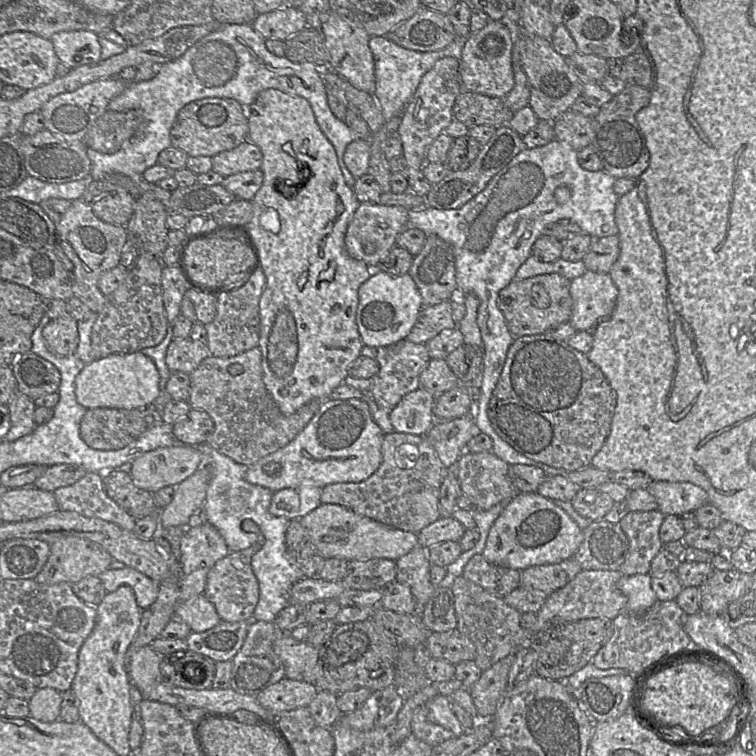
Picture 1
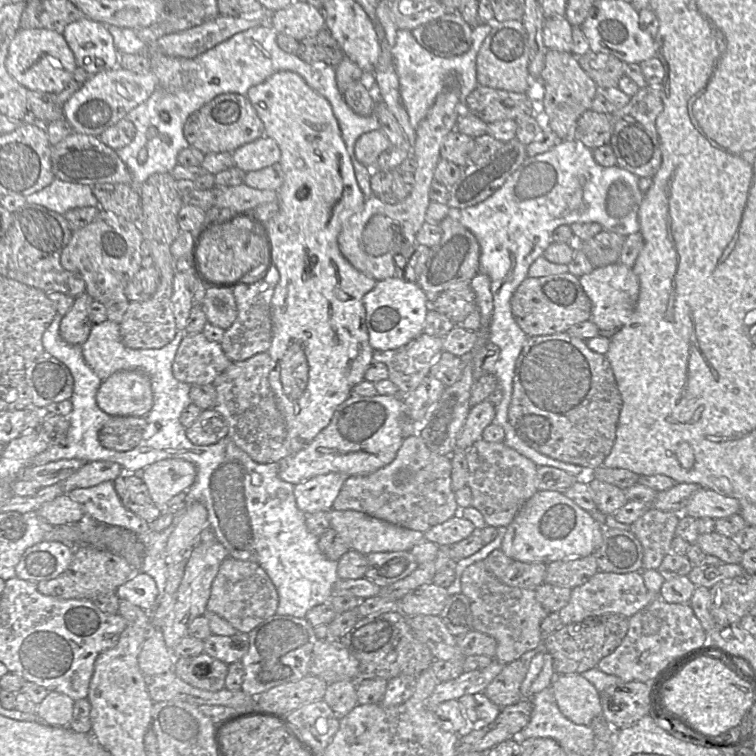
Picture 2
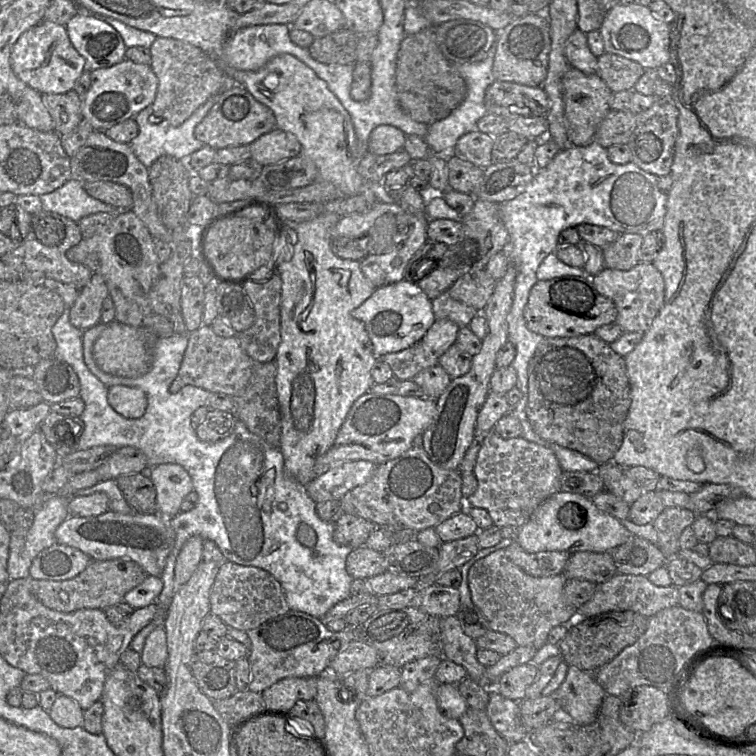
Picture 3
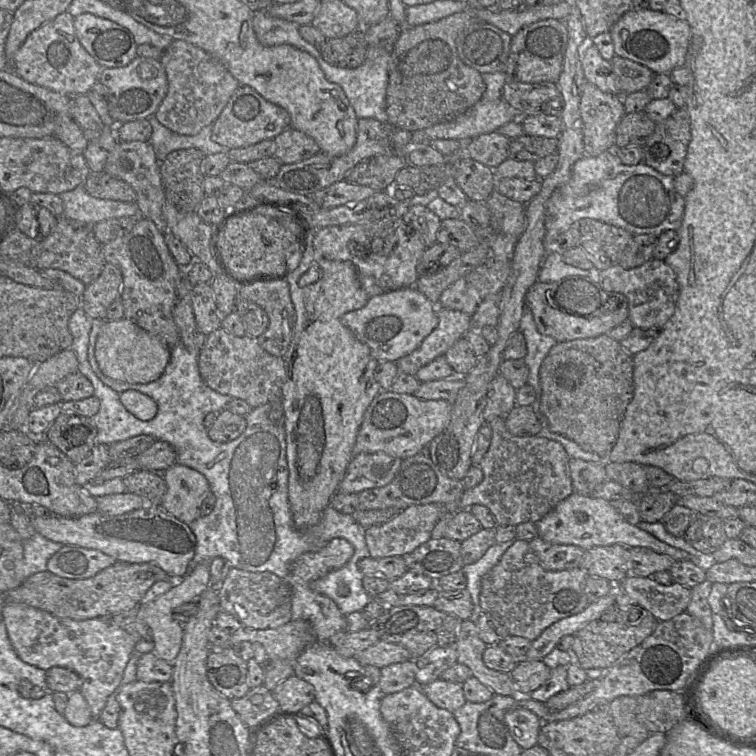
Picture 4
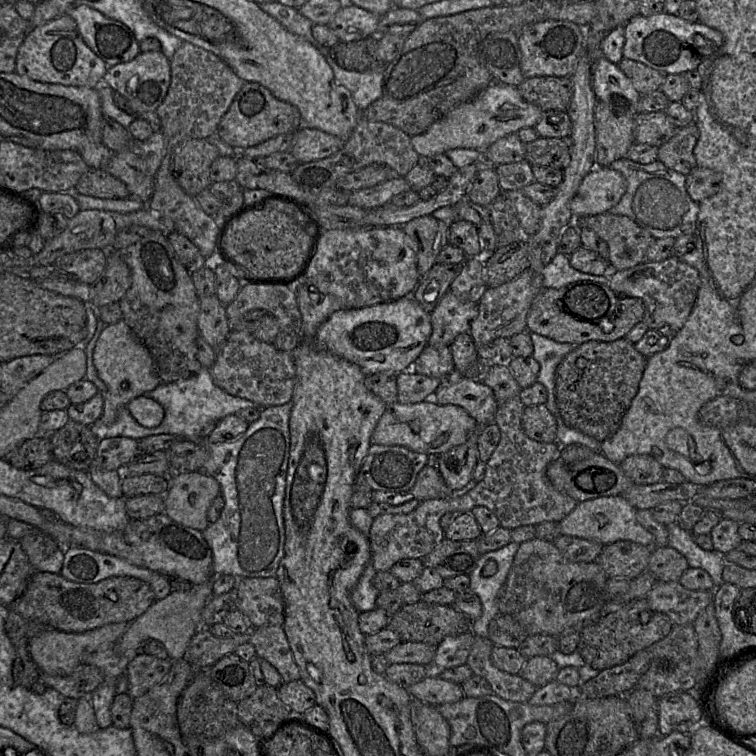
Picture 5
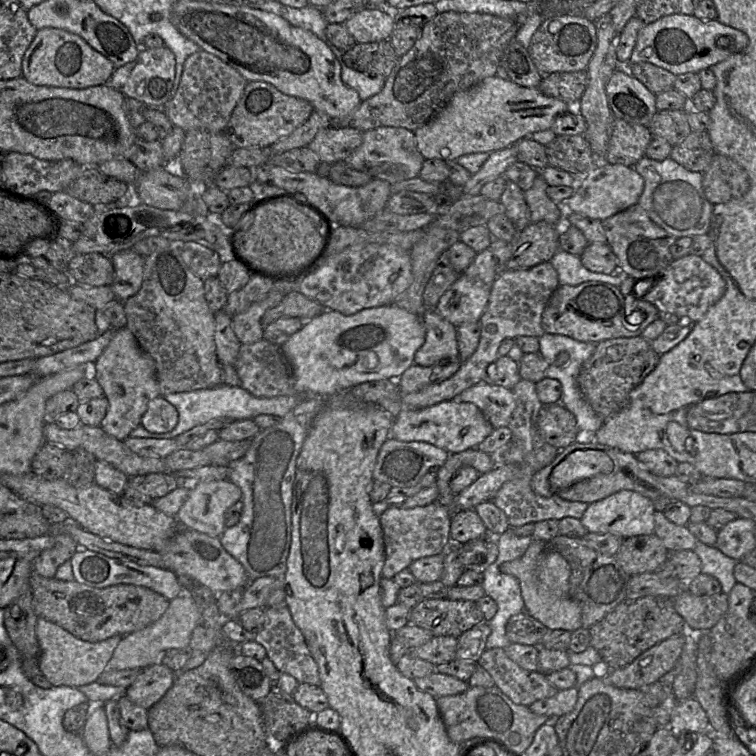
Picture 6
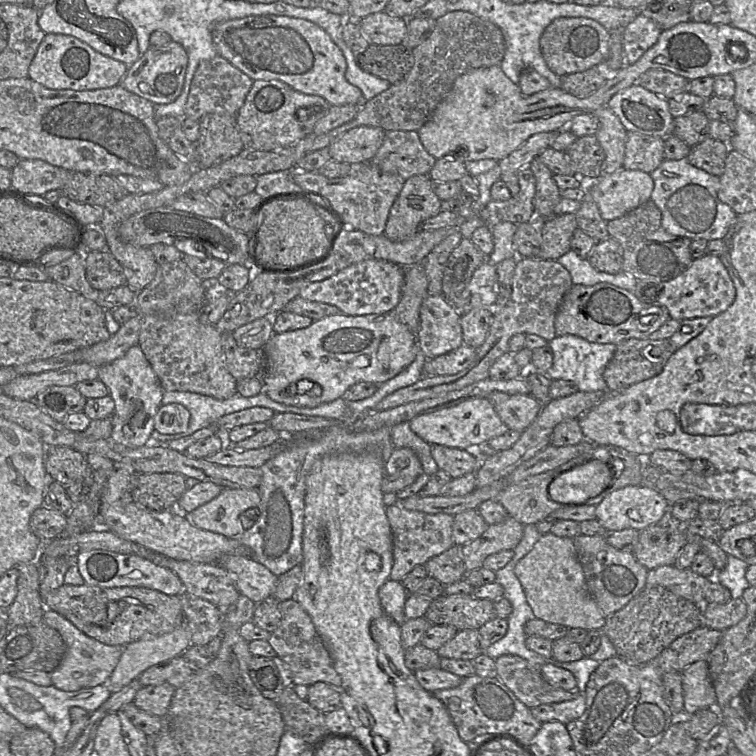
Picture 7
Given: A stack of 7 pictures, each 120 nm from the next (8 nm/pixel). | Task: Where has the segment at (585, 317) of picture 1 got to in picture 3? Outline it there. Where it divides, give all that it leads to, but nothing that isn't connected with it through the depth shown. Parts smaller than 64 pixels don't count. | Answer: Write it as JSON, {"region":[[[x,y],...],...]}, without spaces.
{"region":[[[639,262],[630,270],[604,268],[592,275],[595,289],[614,303],[617,310],[615,323],[623,331],[645,332],[664,304],[665,284],[661,273],[649,262]]]}

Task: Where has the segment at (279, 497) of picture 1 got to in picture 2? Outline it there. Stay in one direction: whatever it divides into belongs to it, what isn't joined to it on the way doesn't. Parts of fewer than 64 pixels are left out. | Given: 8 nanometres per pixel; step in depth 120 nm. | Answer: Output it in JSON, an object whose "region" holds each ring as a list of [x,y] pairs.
{"region":[[[331,472],[294,485],[294,497],[299,510],[304,513],[330,511],[348,476]]]}

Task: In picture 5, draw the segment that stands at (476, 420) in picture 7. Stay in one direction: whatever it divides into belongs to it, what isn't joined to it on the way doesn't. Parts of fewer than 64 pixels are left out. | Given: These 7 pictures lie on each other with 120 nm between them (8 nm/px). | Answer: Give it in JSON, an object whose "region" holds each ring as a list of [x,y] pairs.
{"region":[[[433,400],[415,404],[396,402],[386,406],[373,431],[371,443],[403,446],[418,453],[439,455],[466,442],[478,427],[477,421],[457,405],[440,405]]]}

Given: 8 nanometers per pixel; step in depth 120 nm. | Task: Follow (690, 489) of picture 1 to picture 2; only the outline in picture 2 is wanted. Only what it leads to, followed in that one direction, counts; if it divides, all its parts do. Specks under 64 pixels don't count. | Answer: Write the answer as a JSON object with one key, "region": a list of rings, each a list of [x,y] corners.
{"region":[[[700,488],[690,496],[682,514],[696,519],[718,519],[738,514],[739,511],[740,504],[737,499],[708,488]]]}

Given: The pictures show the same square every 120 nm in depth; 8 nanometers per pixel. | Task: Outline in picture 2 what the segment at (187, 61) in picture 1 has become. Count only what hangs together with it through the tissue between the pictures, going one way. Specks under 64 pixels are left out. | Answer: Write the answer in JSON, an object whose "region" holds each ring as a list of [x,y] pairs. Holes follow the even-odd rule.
{"region":[[[270,25],[253,27],[234,35],[194,58],[196,70],[191,71],[187,86],[176,92],[168,92],[157,87],[146,101],[132,109],[124,117],[134,124],[136,133],[129,145],[116,150],[116,152],[130,170],[133,179],[132,185],[137,190],[152,174],[171,172],[177,165],[178,153],[182,149],[190,147],[184,137],[183,127],[192,113],[216,96],[230,93],[246,95],[249,88],[264,82],[274,73],[290,71],[301,76],[308,86],[330,103],[350,156],[357,184],[365,198],[374,196],[370,187],[371,169],[357,161],[354,155],[354,145],[361,135],[381,128],[377,117],[373,114],[365,117],[359,116],[347,106],[343,94],[336,85],[335,67],[313,66],[302,61],[295,54],[282,51],[276,43],[277,35]],[[142,148],[147,151],[147,159],[140,163],[137,156]]]}

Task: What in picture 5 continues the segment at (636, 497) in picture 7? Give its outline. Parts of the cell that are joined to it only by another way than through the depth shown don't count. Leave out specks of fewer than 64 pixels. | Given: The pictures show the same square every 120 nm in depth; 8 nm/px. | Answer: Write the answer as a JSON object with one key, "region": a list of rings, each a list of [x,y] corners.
{"region":[[[621,495],[586,500],[579,502],[574,510],[559,521],[560,531],[562,535],[593,540],[604,545],[627,540],[656,547],[655,537],[639,524],[636,512],[637,509]]]}

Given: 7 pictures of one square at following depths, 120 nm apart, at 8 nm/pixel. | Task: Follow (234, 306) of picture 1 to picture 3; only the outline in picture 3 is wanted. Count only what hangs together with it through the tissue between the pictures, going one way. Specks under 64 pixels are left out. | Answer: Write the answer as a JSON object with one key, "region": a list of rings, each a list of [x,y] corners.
{"region":[[[276,272],[265,283],[248,281],[242,287],[254,308],[255,321],[249,329],[237,333],[236,337],[242,350],[254,361],[259,363],[274,361],[281,342],[281,277]]]}

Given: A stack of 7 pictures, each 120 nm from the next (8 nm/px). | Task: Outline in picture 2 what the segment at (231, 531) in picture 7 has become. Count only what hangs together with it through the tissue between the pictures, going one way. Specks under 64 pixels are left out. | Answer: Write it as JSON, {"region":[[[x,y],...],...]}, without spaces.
{"region":[[[164,459],[157,461],[140,472],[147,485],[153,502],[163,513],[169,500],[187,491],[195,482],[196,467],[184,459]]]}

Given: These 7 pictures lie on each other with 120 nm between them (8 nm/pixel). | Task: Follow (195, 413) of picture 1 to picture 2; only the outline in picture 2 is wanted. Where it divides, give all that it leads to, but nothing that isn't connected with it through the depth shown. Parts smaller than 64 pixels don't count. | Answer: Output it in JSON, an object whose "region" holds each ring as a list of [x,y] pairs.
{"region":[[[209,409],[203,410],[194,423],[186,428],[186,436],[193,444],[211,445],[226,437],[228,431],[226,418],[214,409]]]}

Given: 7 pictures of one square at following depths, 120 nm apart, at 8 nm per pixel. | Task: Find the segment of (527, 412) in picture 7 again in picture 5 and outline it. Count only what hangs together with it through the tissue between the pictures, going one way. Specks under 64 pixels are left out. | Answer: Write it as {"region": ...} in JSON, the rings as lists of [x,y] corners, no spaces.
{"region":[[[454,372],[428,399],[440,405],[457,405],[465,409],[485,427],[495,422],[499,408],[493,390],[479,379],[464,377]]]}

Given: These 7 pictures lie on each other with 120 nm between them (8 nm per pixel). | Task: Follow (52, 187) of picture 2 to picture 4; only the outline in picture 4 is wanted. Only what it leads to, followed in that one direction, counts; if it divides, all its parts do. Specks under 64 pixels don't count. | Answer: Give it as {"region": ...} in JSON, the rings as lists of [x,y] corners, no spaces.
{"region":[[[83,186],[58,195],[63,202],[63,216],[74,222],[95,224],[111,218],[139,217],[135,202],[120,202],[90,196]]]}

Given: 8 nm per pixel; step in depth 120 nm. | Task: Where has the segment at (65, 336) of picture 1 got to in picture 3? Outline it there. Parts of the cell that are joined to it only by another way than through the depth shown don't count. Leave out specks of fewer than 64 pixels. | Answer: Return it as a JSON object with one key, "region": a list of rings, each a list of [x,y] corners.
{"region":[[[93,273],[90,281],[79,291],[70,309],[70,323],[81,331],[100,323],[102,303],[108,296],[103,277]]]}

